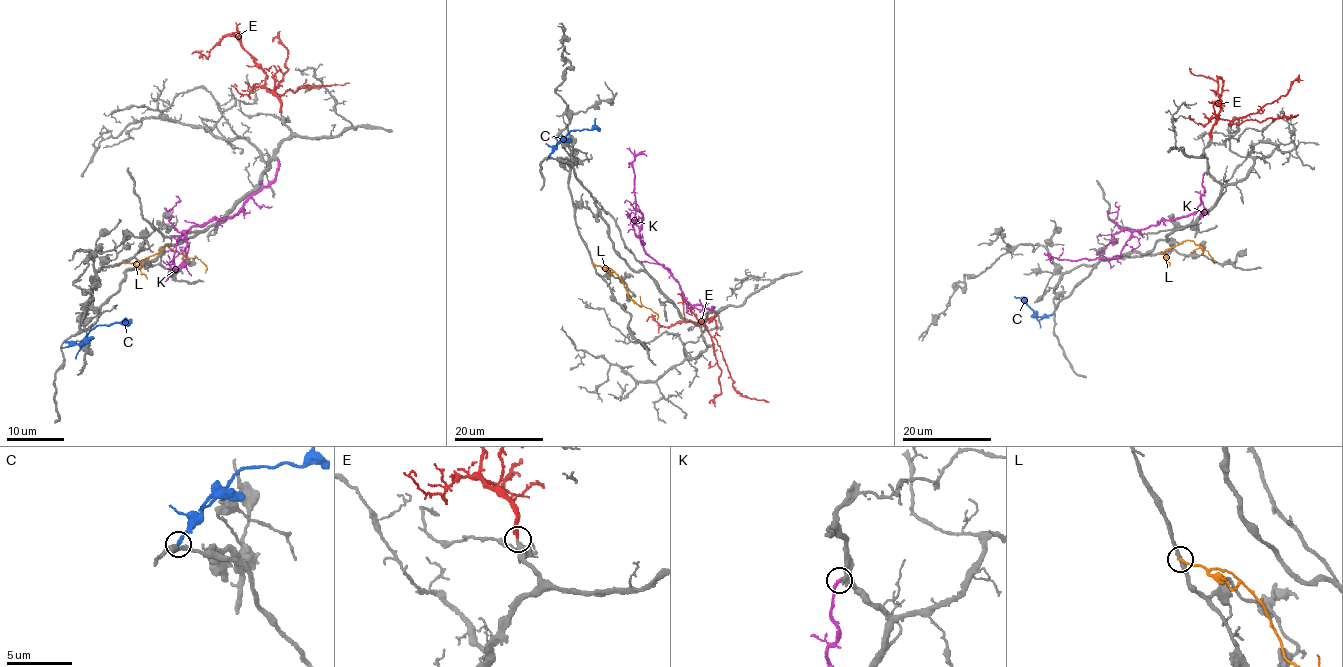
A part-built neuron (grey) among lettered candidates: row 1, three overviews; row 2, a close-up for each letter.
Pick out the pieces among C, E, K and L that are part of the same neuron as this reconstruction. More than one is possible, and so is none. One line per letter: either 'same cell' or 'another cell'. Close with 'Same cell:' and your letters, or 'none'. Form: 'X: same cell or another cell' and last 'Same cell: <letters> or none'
C: another cell
E: same cell
K: same cell
L: another cell
Same cell: E, K

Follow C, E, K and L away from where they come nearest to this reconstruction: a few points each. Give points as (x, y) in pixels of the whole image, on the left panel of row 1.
C: (65, 340), (78, 344), (98, 326), (118, 323), (125, 317)
E: (281, 114), (281, 102), (265, 88), (282, 95), (290, 89), (294, 92), (304, 86), (349, 82)
K: (277, 158), (277, 176), (233, 216), (184, 233), (176, 246), (173, 271), (183, 268), (192, 275)
L: (122, 262), (144, 261), (167, 245), (184, 256), (197, 258), (206, 266), (204, 272)

